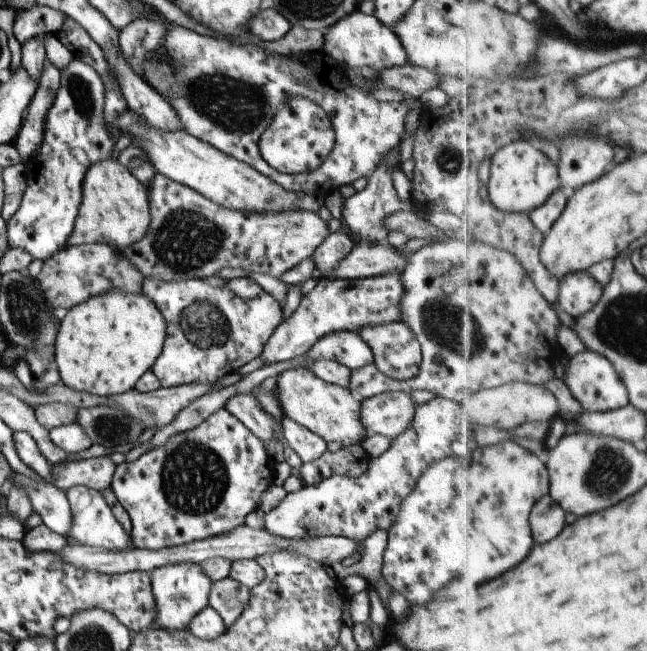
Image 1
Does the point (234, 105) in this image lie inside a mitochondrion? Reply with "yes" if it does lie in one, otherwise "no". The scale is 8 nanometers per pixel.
yes

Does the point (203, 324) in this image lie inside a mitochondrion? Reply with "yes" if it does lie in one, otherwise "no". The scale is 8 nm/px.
yes

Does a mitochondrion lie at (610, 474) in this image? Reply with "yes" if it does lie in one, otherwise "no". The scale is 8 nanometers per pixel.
yes

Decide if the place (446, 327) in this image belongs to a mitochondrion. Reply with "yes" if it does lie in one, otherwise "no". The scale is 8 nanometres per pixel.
yes

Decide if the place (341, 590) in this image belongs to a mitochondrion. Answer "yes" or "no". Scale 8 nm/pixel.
no

